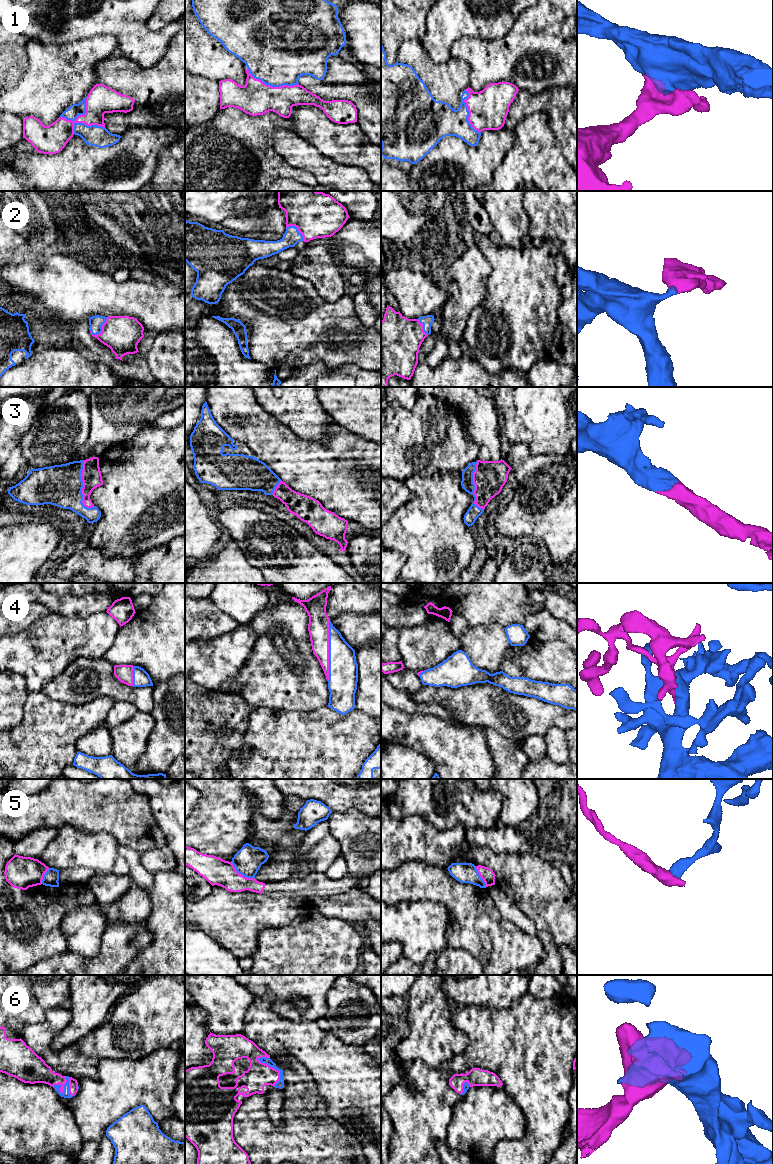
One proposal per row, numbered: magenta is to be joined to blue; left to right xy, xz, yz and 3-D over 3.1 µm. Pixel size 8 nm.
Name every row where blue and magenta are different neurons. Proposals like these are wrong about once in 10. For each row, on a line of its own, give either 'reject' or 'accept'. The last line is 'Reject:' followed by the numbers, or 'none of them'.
1: accept
2: accept
3: accept
4: accept
5: accept
6: accept
Reject: none of them

